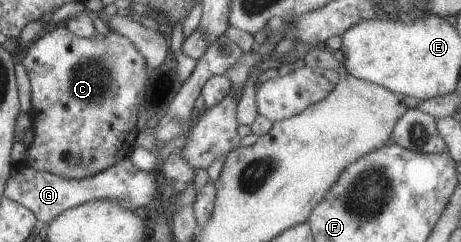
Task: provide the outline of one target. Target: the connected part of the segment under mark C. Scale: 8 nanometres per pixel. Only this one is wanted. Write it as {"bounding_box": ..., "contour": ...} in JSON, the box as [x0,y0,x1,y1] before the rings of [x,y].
{"bounding_box":[23,27,148,180],"contour":[[[68,27],[38,38],[27,51],[23,65],[29,75],[34,113],[34,141],[29,146],[28,163],[38,171],[50,172],[69,180],[79,180],[122,162],[132,151],[136,137],[136,107],[143,106],[142,91],[148,69],[140,51],[123,35],[109,30],[106,35],[80,37]]]}

